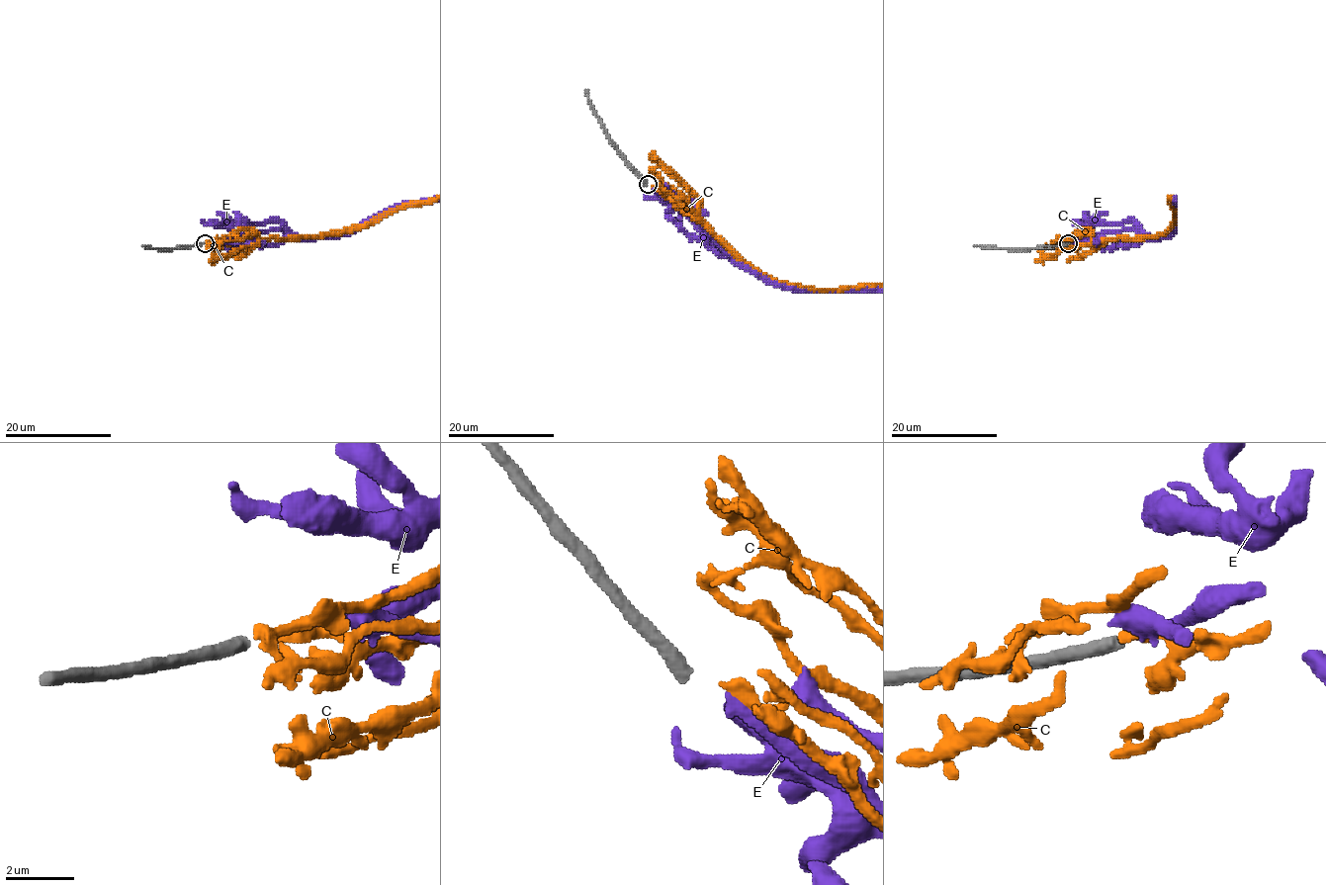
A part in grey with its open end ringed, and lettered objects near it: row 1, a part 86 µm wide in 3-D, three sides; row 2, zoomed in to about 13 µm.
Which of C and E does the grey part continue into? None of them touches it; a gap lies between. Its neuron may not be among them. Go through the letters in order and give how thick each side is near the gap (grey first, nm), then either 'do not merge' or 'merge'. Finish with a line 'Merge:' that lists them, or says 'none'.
C: 440/360 nm | do not merge
E: 440/360 nm | merge
Merge: E

